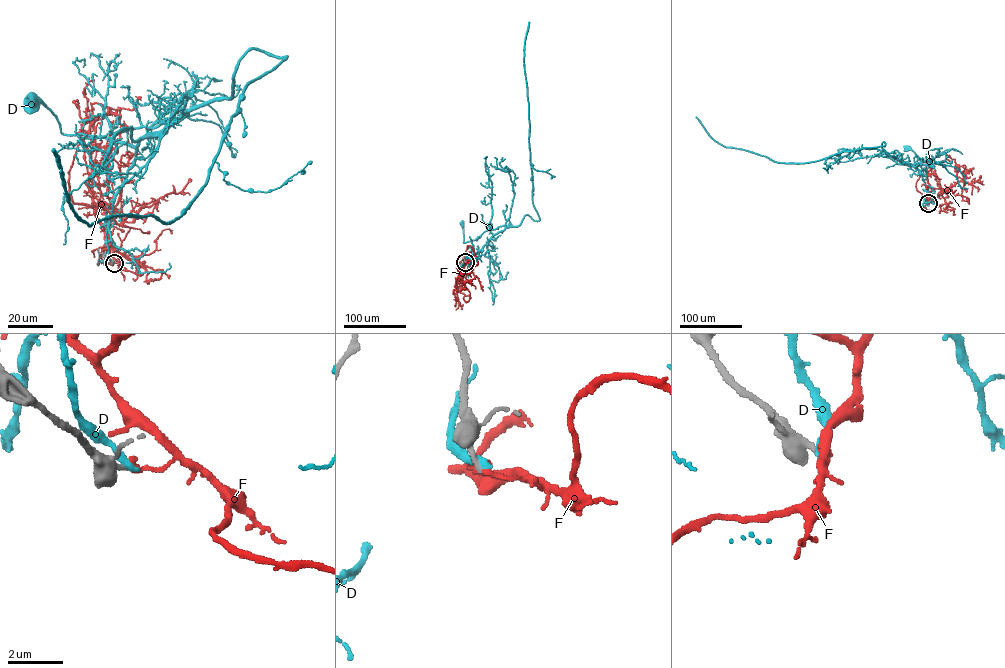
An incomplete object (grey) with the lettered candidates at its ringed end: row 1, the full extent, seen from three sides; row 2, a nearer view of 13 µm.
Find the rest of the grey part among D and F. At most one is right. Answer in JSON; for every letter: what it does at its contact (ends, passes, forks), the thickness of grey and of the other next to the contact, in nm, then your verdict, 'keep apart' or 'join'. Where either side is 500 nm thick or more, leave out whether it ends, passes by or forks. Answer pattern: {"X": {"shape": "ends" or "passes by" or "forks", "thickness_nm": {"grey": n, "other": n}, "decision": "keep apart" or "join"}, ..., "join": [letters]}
{"D": {"shape": "ends", "thickness_nm": {"grey": 260, "other": 320}, "decision": "keep apart"}, "F": {"shape": "ends", "thickness_nm": {"grey": 200, "other": 220}, "decision": "keep apart"}, "join": []}

